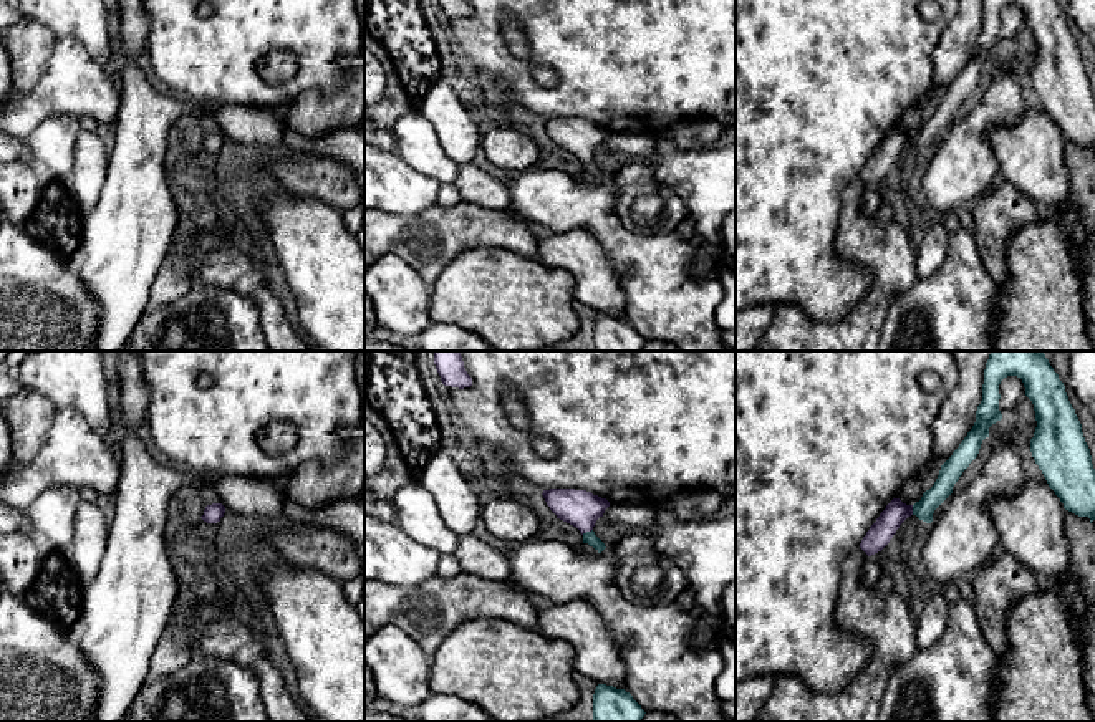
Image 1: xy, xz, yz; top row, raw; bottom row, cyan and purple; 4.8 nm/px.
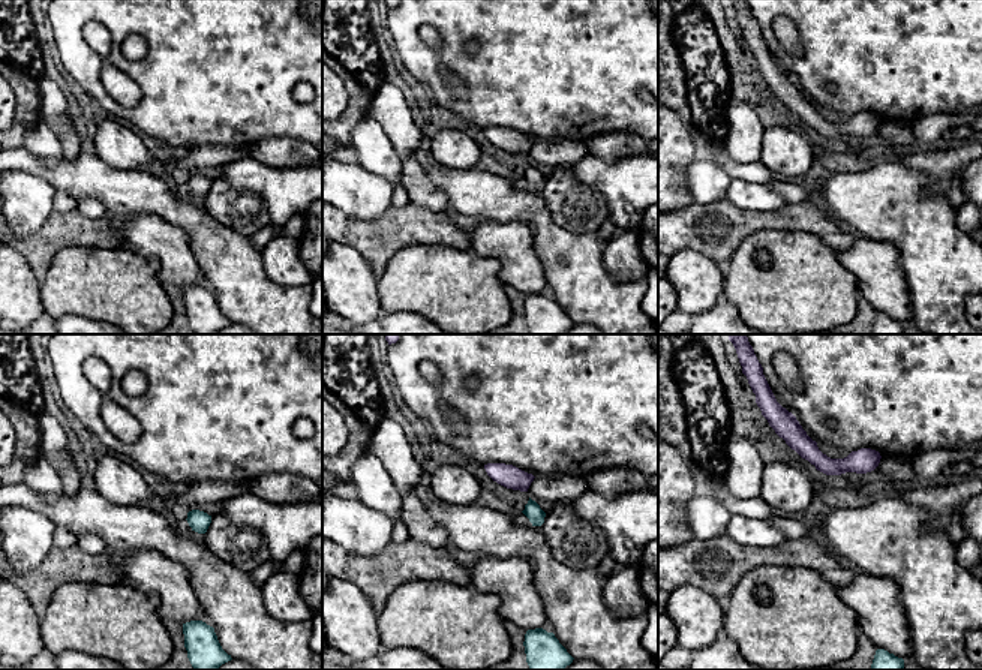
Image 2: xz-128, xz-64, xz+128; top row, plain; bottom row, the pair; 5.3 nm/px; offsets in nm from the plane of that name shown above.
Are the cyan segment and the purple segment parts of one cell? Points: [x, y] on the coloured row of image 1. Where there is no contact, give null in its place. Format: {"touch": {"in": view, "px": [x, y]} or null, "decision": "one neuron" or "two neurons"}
{"touch": {"in": "xz", "px": [587, 532]}, "decision": "one neuron"}

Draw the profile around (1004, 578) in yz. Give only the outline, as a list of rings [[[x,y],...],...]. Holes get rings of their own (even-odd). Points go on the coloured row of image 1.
[[[1002,550],[974,575],[974,609],[989,646],[1007,651],[1007,613],[1015,599],[1042,591],[1044,583],[1019,558]]]

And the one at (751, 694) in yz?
[[[757,676],[736,682],[736,722],[754,722],[769,700],[774,684],[774,676]]]

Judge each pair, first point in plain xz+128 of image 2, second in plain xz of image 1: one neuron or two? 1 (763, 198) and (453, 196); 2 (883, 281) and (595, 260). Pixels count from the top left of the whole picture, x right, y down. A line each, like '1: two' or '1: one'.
1: one
2: one

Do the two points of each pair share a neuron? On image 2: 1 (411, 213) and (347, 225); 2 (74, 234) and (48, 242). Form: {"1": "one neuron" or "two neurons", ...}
{"1": "one neuron", "2": "one neuron"}

